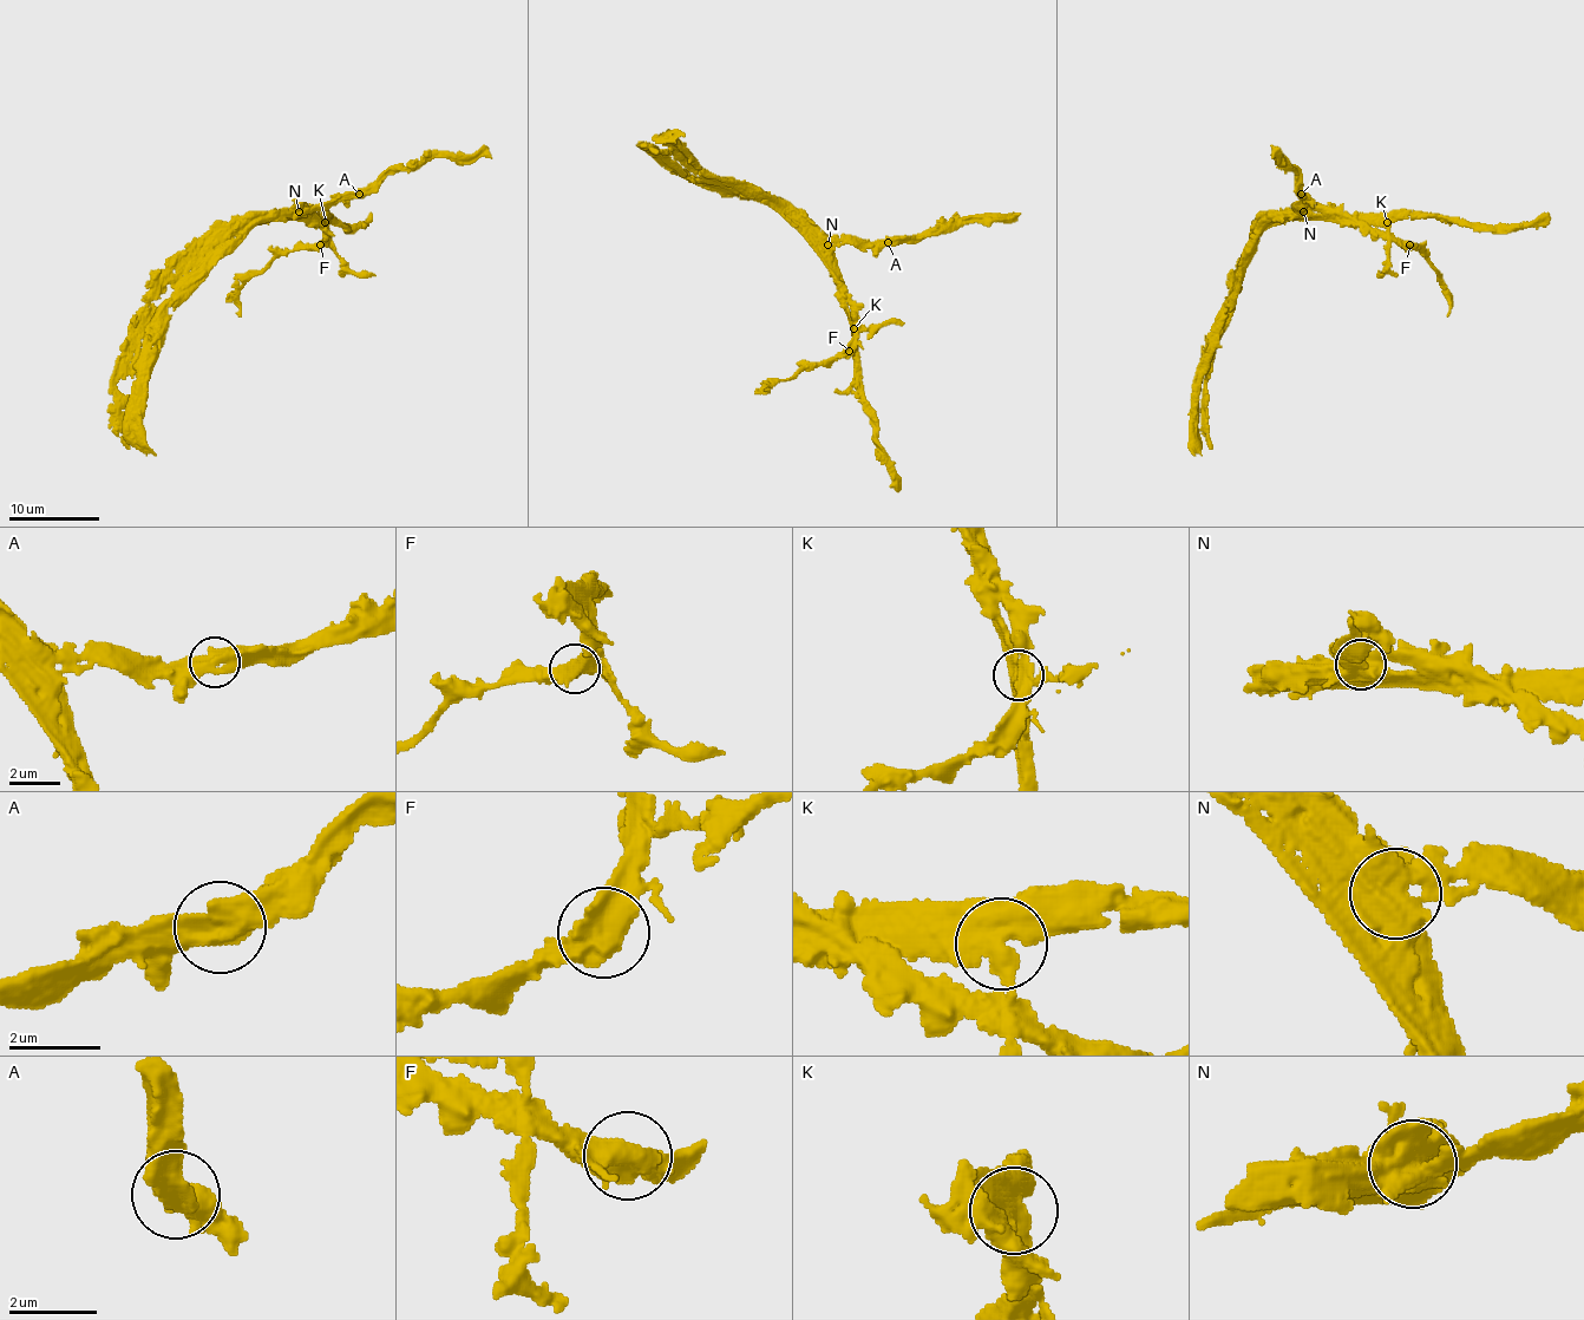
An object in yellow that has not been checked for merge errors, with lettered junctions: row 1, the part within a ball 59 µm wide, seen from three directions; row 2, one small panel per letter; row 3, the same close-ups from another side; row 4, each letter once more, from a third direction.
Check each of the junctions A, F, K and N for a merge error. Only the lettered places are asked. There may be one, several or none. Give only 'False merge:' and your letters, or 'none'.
False merge: K, N

